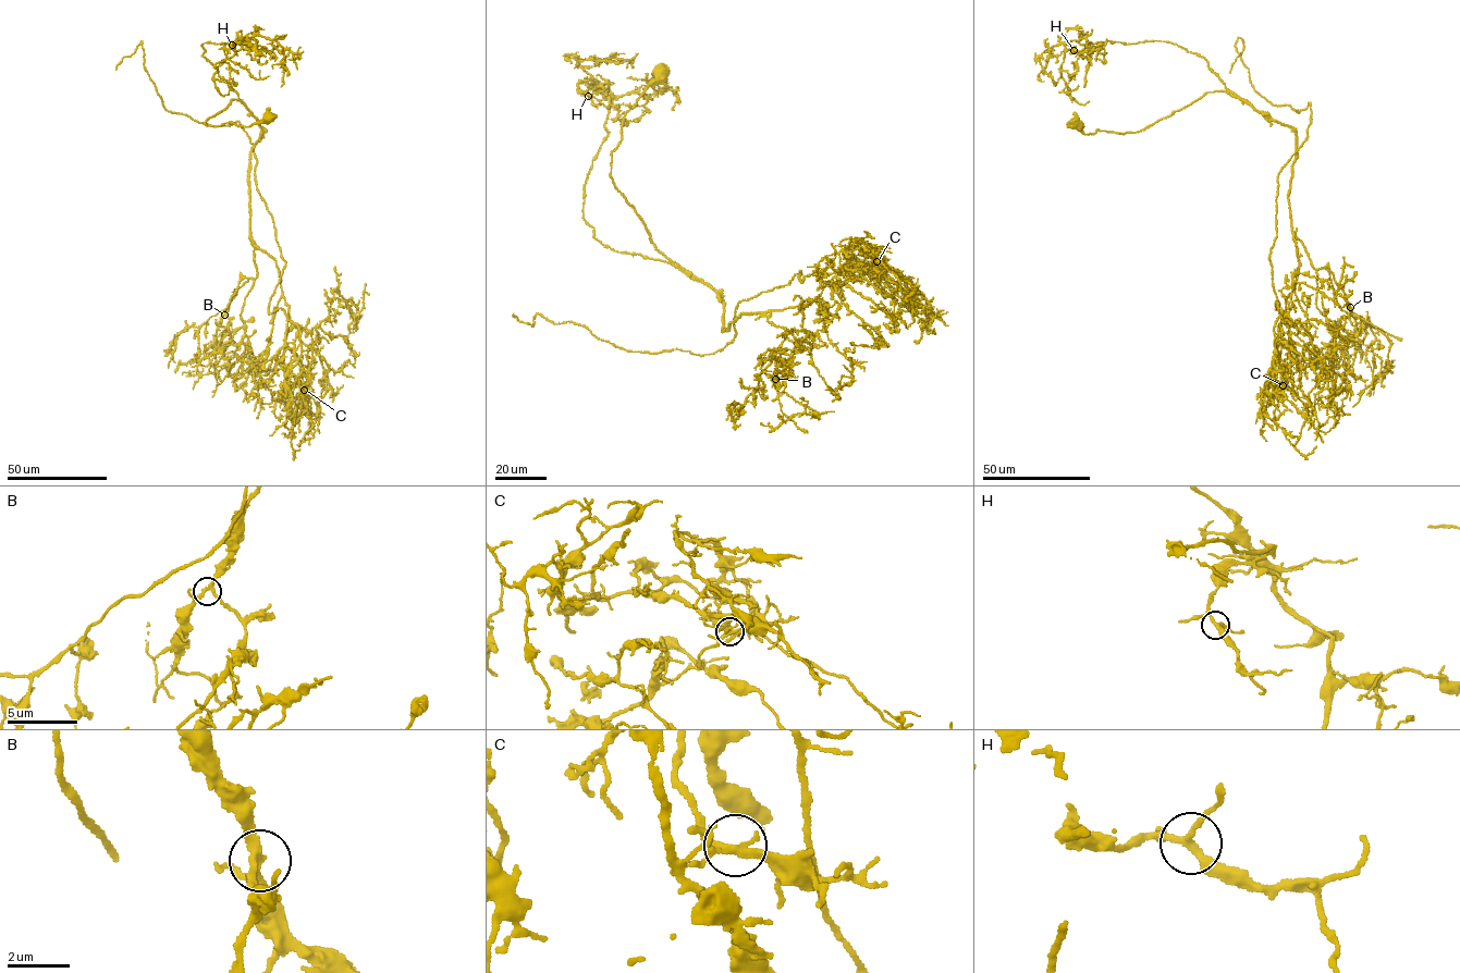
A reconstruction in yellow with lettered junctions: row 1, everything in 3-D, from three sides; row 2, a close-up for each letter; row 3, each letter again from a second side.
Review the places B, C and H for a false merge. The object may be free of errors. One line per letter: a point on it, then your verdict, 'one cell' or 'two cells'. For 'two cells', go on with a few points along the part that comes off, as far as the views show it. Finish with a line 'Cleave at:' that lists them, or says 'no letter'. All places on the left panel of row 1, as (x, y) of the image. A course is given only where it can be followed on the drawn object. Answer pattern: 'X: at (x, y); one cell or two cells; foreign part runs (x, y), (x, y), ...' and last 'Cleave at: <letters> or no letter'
B: at (224, 315); one cell
C: at (304, 390); two cells; foreign part runs (304, 390), (291, 370), (299, 327), (268, 311), (285, 261), (247, 133), (166, 110), (140, 41), (115, 70)
H: at (232, 45); one cell
Cleave at: C

